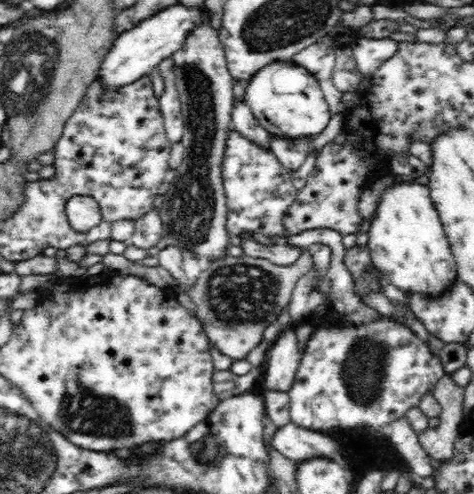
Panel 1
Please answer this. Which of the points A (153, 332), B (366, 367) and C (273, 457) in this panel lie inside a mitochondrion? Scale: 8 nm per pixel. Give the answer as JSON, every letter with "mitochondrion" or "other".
{"A":"other","B":"mitochondrion","C":"other"}

